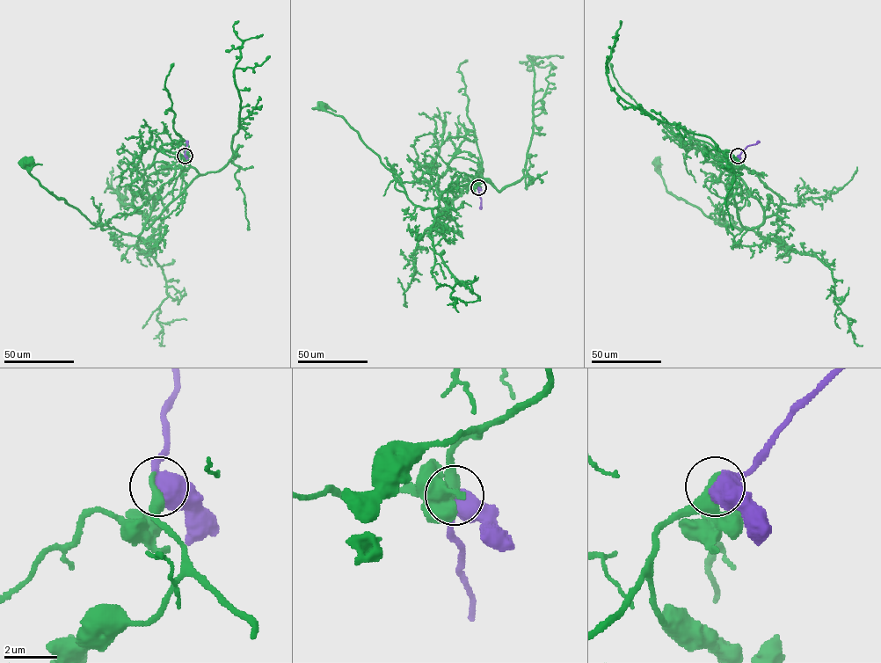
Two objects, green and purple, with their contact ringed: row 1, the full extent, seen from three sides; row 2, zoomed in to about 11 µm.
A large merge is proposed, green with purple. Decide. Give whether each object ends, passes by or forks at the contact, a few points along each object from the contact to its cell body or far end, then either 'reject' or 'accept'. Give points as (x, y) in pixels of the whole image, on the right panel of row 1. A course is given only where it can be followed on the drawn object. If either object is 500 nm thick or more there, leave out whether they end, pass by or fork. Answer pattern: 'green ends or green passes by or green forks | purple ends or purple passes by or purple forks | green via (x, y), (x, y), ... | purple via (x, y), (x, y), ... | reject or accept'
green via (738, 156), (728, 167), (738, 218), (759, 236), (719, 225), (670, 194), (656, 162) | purple via (738, 156), (759, 141) | accept

